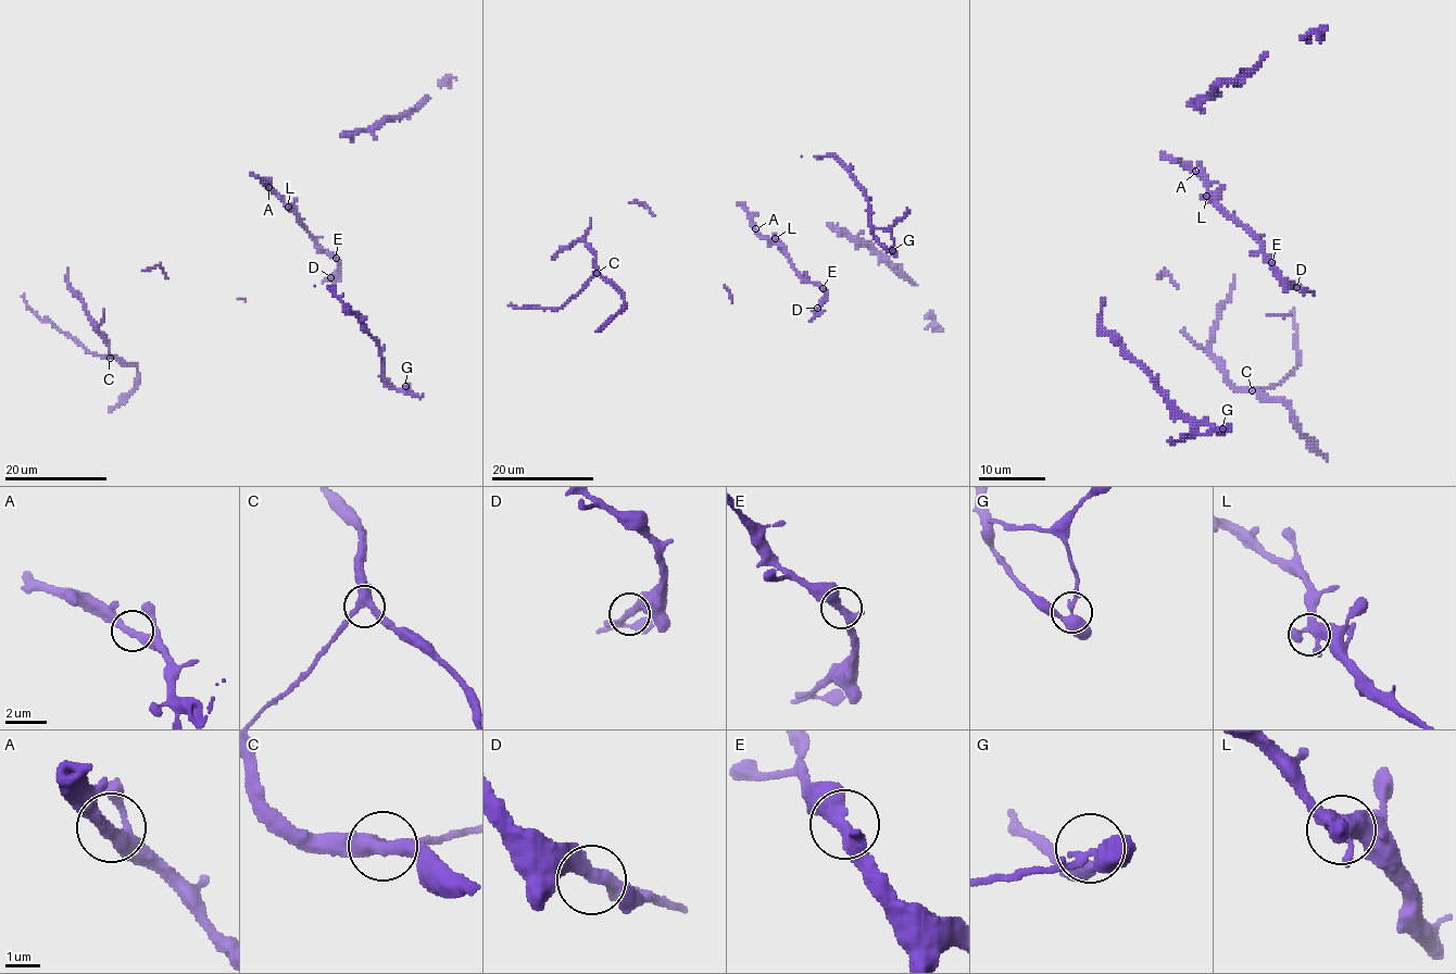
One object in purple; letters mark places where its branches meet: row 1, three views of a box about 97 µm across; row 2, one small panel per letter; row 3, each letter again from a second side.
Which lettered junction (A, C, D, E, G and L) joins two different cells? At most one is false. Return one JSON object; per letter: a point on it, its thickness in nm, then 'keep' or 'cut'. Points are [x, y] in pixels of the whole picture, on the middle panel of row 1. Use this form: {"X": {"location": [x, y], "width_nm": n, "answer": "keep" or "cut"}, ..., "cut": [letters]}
{"A": {"location": [755, 228], "width_nm": 340, "answer": "keep"}, "C": {"location": [597, 273], "width_nm": 360, "answer": "keep"}, "D": {"location": [817, 308], "width_nm": 280, "answer": "keep"}, "E": {"location": [823, 288], "width_nm": 340, "answer": "keep"}, "G": {"location": [892, 250], "width_nm": 340, "answer": "cut"}, "L": {"location": [775, 238], "width_nm": 420, "answer": "keep"}, "cut": ["G"]}

